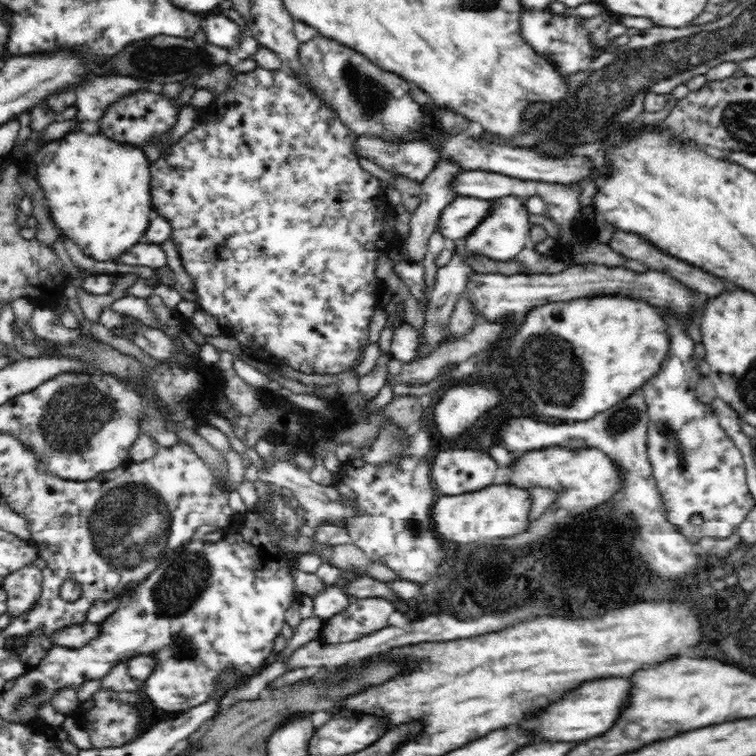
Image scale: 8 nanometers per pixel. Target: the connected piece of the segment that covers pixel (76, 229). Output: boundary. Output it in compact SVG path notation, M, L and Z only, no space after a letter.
M74 130L72 132L65 133L65 135L54 141L50 141L50 144L46 144L44 148L38 150L36 156L31 156L31 164L35 164L34 178L41 186L44 192L44 196L48 201L48 208L53 223L61 230L64 238L72 240L78 248L82 251L84 256L97 260L98 262L118 262L122 254L126 254L134 244L140 243L140 239L146 234L148 230L148 224L150 224L150 213L153 211L152 195L150 192L150 162L144 155L144 151L140 148L136 148L132 144L120 144L119 141L112 140L110 137L106 137L102 132L96 132L95 134L85 134L80 130Z

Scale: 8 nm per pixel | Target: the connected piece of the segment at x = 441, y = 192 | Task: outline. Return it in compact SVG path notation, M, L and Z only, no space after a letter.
M443 158L430 174L428 178L421 182L421 194L420 194L420 206L416 208L416 212L412 214L410 220L411 235L408 242L404 242L404 247L408 251L408 255L412 257L412 262L418 262L422 260L424 254L426 254L426 244L432 232L438 228L438 220L440 220L440 214L444 212L444 208L448 208L460 196L461 194L456 191L454 182L456 178L465 172L464 167L460 163L456 163L454 159Z

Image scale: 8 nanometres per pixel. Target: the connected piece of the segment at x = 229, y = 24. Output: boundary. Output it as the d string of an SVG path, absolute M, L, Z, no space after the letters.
M222 14L204 15L202 28L207 42L218 48L231 50L237 46L241 36L238 25Z

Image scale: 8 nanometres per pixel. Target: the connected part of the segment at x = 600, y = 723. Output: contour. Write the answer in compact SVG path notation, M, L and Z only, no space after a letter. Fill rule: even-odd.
M608 678L608 680L585 681L582 688L570 694L564 702L554 706L548 714L538 718L540 726L536 728L538 734L546 740L588 740L592 736L600 736L600 732L608 732L612 724L616 724L616 716L620 716L620 708L624 708L624 696L628 696L628 680L624 678Z

